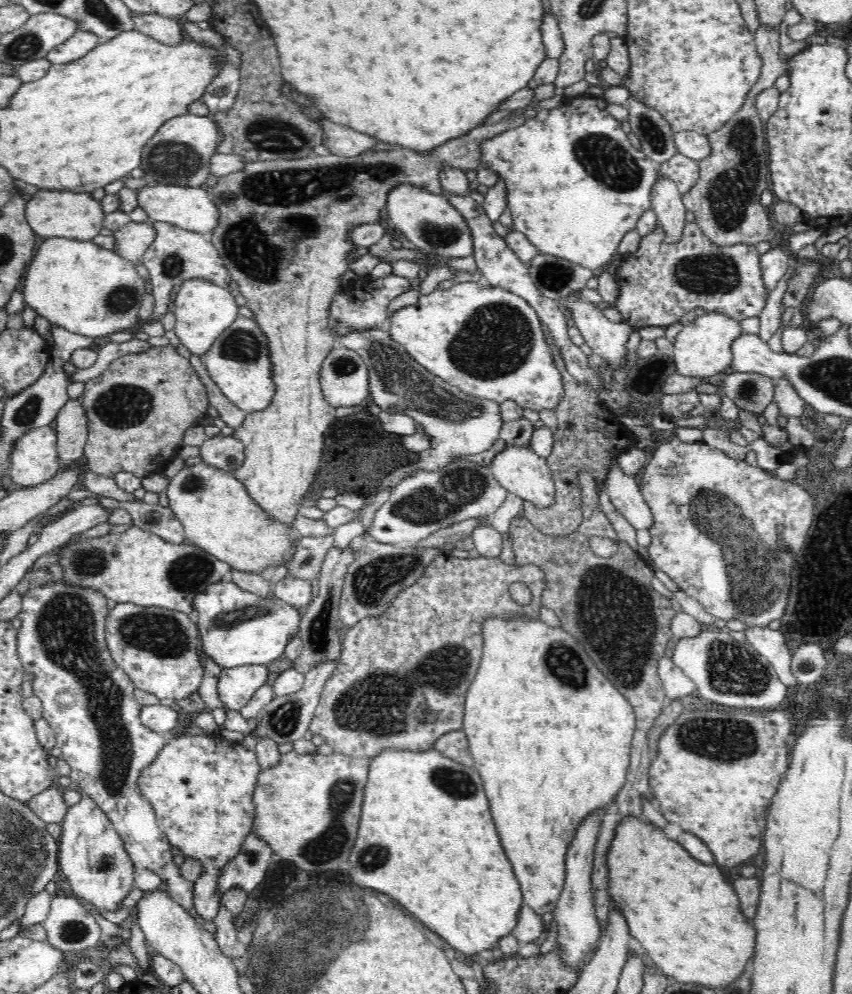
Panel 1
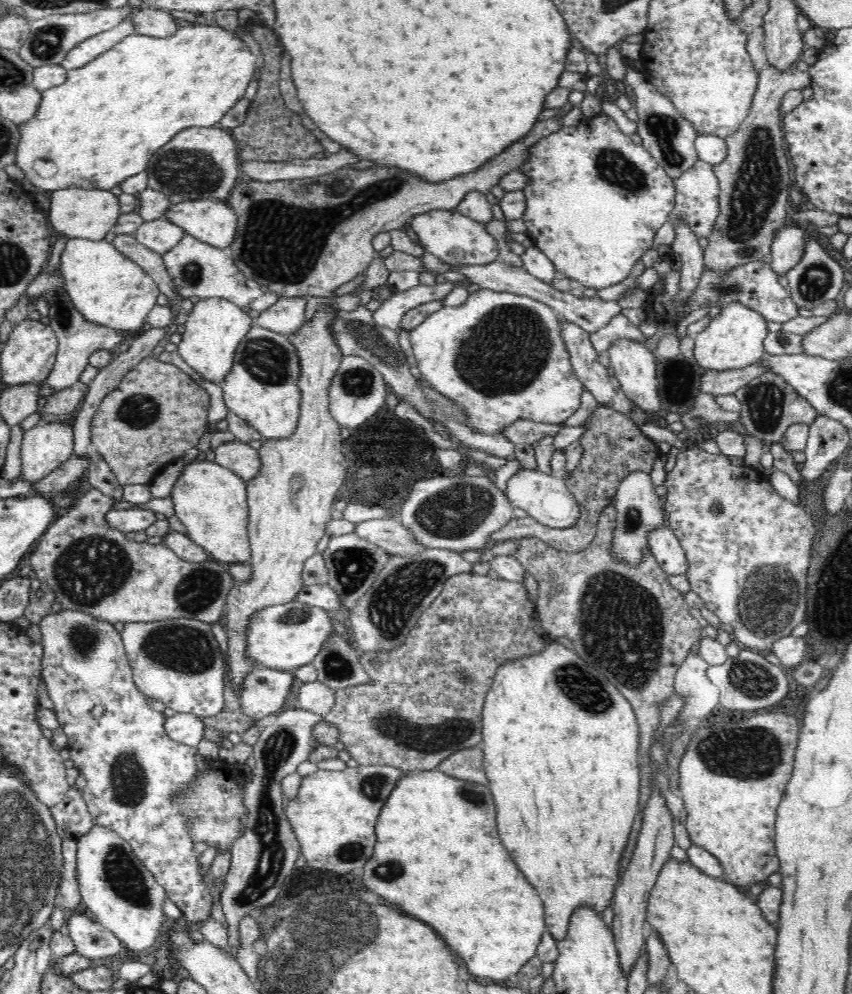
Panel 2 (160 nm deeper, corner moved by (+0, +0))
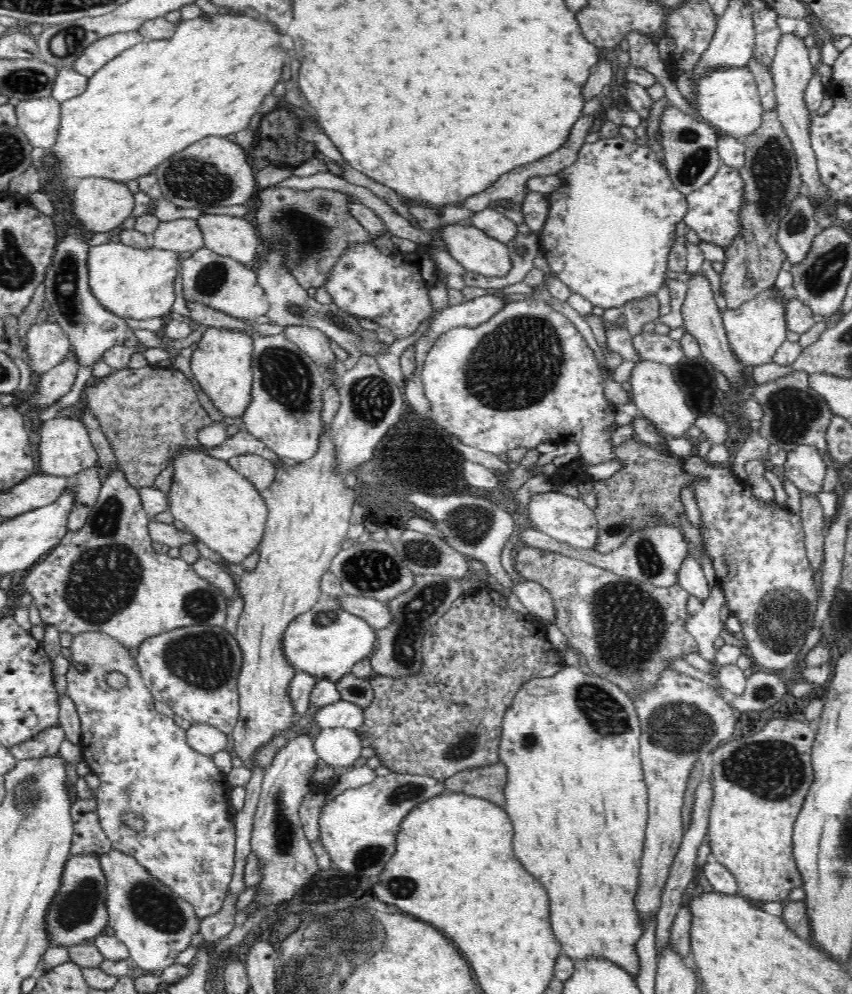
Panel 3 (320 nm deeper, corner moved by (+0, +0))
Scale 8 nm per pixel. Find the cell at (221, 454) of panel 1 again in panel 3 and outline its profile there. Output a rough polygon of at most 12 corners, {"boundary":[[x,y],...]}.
{"boundary":[[258,454],[225,460],[258,490],[275,476],[275,464]]}

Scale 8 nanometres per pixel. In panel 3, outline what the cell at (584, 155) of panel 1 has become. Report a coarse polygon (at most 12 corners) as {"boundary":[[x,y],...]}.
{"boundary":[[622,135],[552,176],[546,262],[594,306],[658,292],[687,196]]}

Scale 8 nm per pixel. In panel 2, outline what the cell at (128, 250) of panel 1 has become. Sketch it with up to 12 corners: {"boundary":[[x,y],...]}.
{"boundary":[[160,217],[142,221],[132,235],[162,254],[183,234]]}

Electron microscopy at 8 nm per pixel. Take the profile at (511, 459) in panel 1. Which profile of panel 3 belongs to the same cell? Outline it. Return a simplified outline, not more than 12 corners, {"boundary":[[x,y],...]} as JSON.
{"boundary":[[551,489],[530,494],[535,529],[591,550],[598,523],[584,501]]}

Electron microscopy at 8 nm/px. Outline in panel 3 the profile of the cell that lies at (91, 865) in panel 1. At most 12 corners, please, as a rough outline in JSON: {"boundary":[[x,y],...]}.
{"boundary":[[98,852],[108,930],[158,973],[202,932],[134,856]]}

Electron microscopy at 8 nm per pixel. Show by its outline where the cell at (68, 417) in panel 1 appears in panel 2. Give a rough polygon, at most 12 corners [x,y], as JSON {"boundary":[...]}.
{"boundary":[[91,455],[70,458],[34,484],[35,495],[63,493],[88,468]]}

